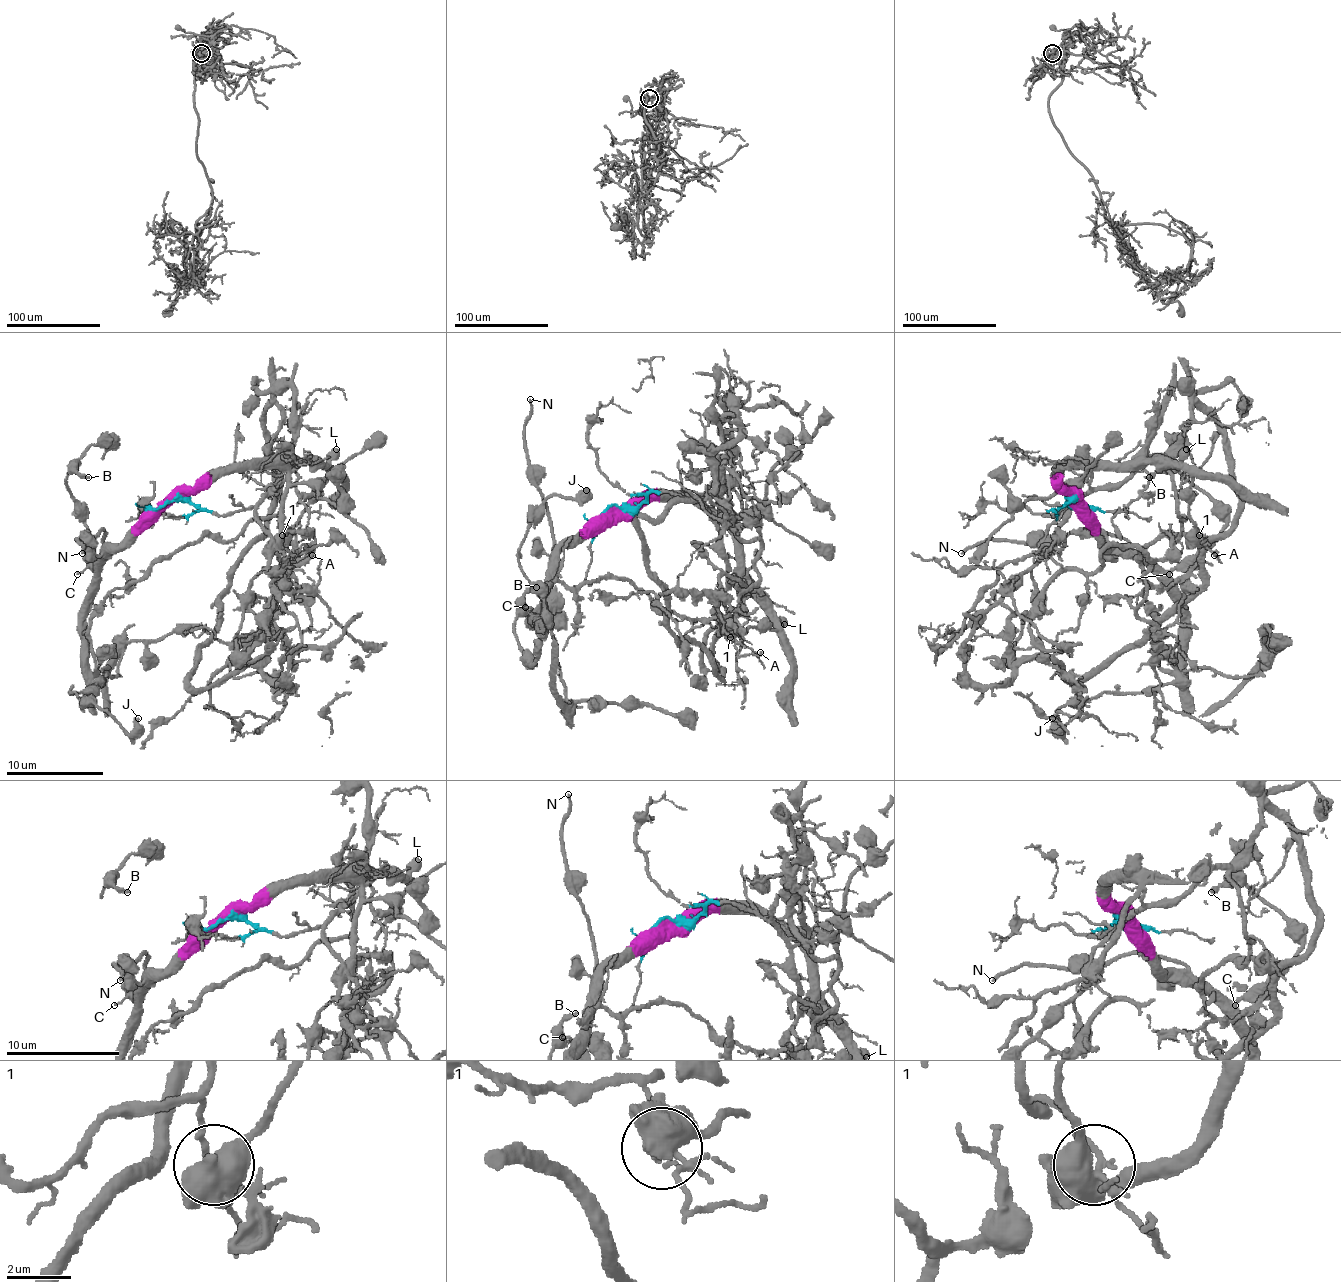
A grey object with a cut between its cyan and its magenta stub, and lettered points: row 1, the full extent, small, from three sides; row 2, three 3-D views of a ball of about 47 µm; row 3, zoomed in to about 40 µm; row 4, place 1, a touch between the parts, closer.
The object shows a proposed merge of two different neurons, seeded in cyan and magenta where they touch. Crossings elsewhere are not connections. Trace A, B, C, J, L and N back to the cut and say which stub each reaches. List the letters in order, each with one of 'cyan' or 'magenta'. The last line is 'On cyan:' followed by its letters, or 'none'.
A: cyan
B: magenta
C: magenta
J: magenta
L: magenta
N: magenta
On cyan: A

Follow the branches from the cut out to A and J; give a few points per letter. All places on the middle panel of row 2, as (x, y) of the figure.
A: (617, 508), (653, 491), (700, 506), (719, 532), (726, 564), (726, 635), (741, 654), (760, 652)
J: (617, 508), (558, 554), (529, 618), (544, 610), (541, 591), (519, 545), (551, 496), (585, 491)

